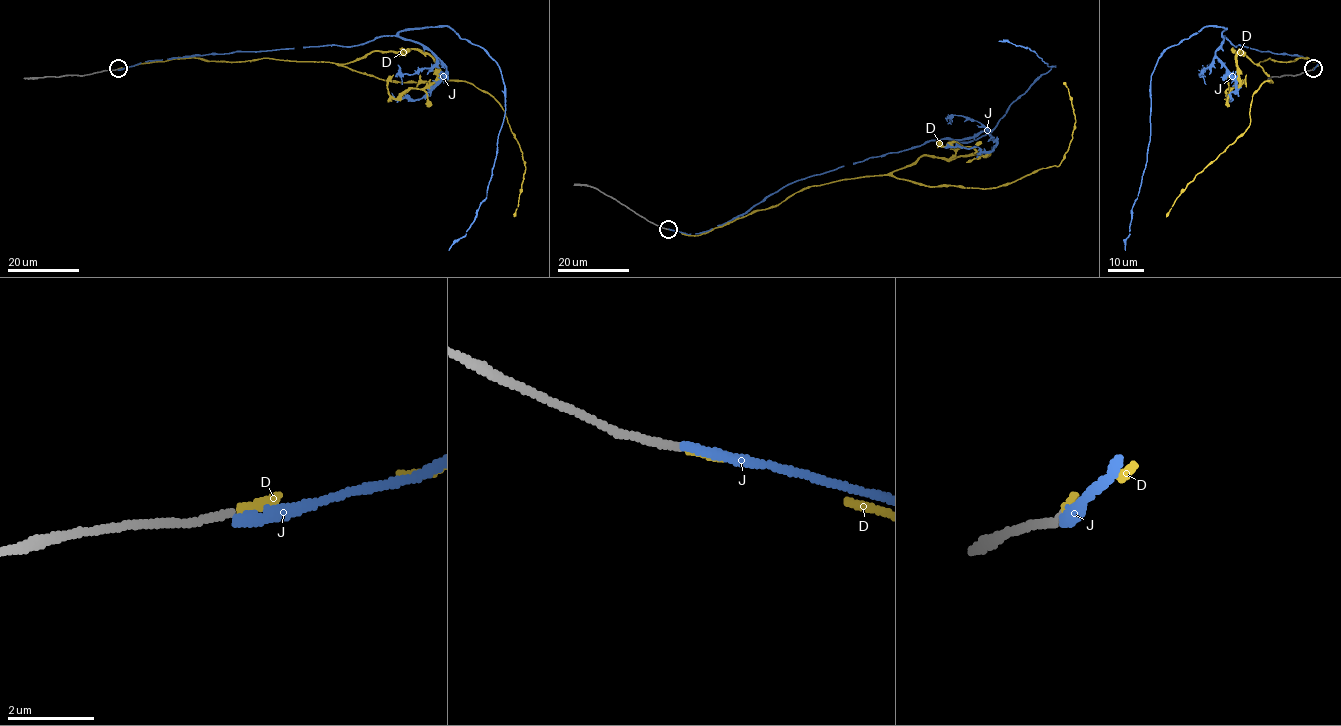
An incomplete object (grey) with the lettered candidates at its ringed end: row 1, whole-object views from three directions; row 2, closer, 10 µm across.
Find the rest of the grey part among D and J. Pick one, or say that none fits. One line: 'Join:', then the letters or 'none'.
Join: D

